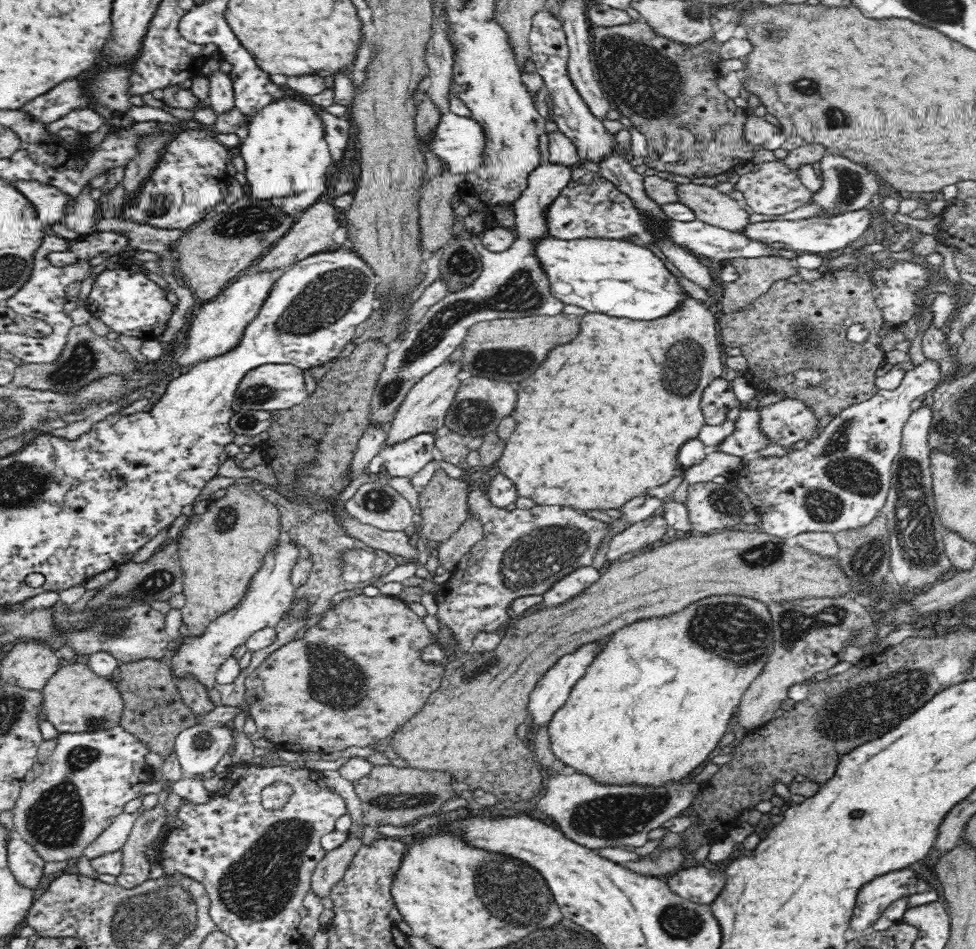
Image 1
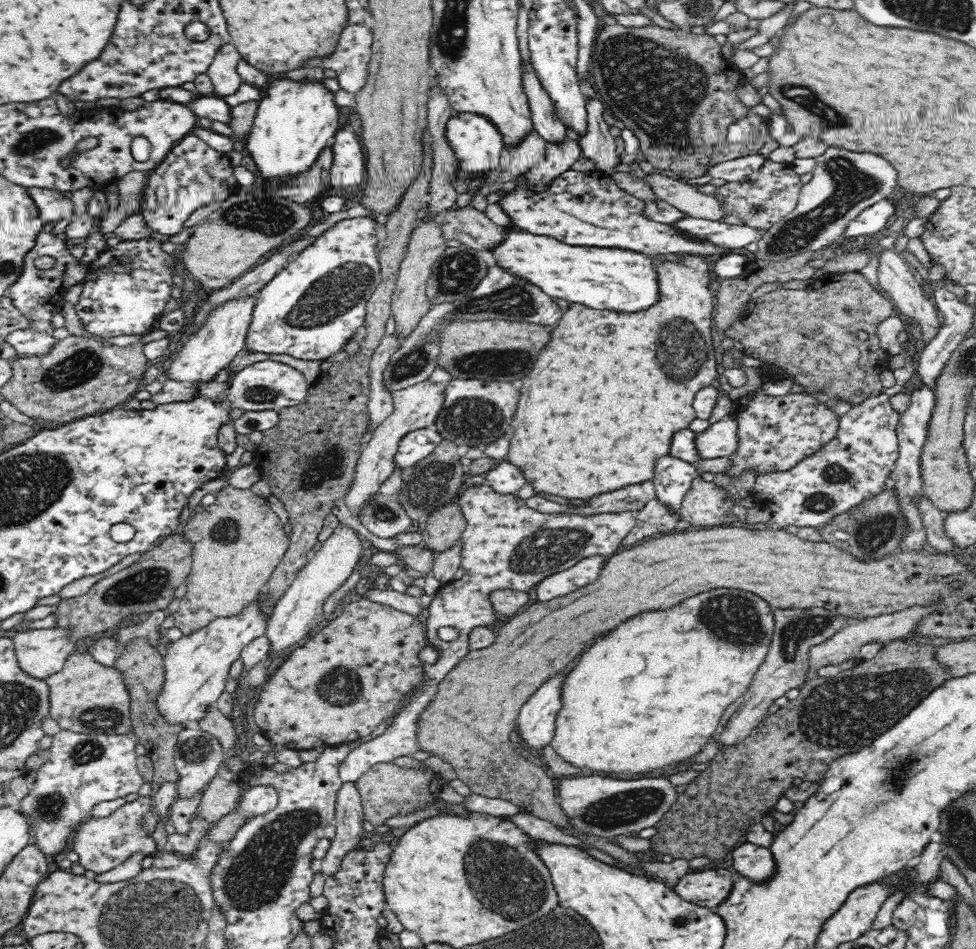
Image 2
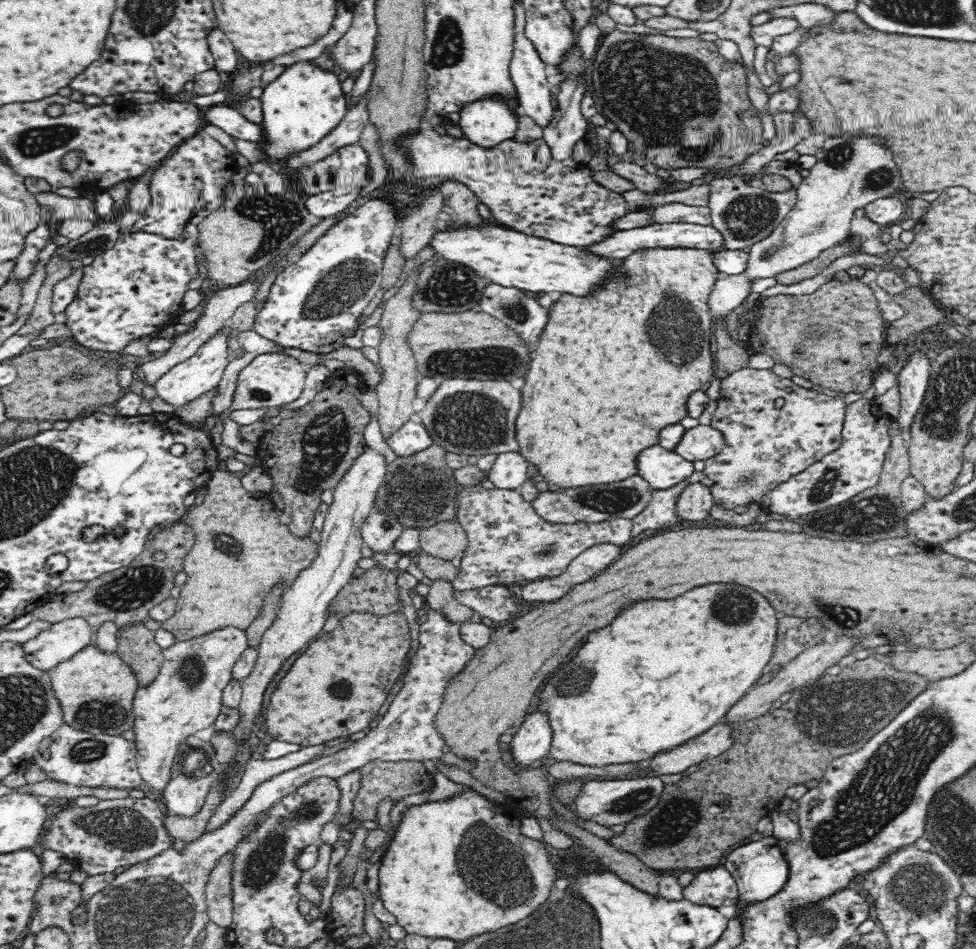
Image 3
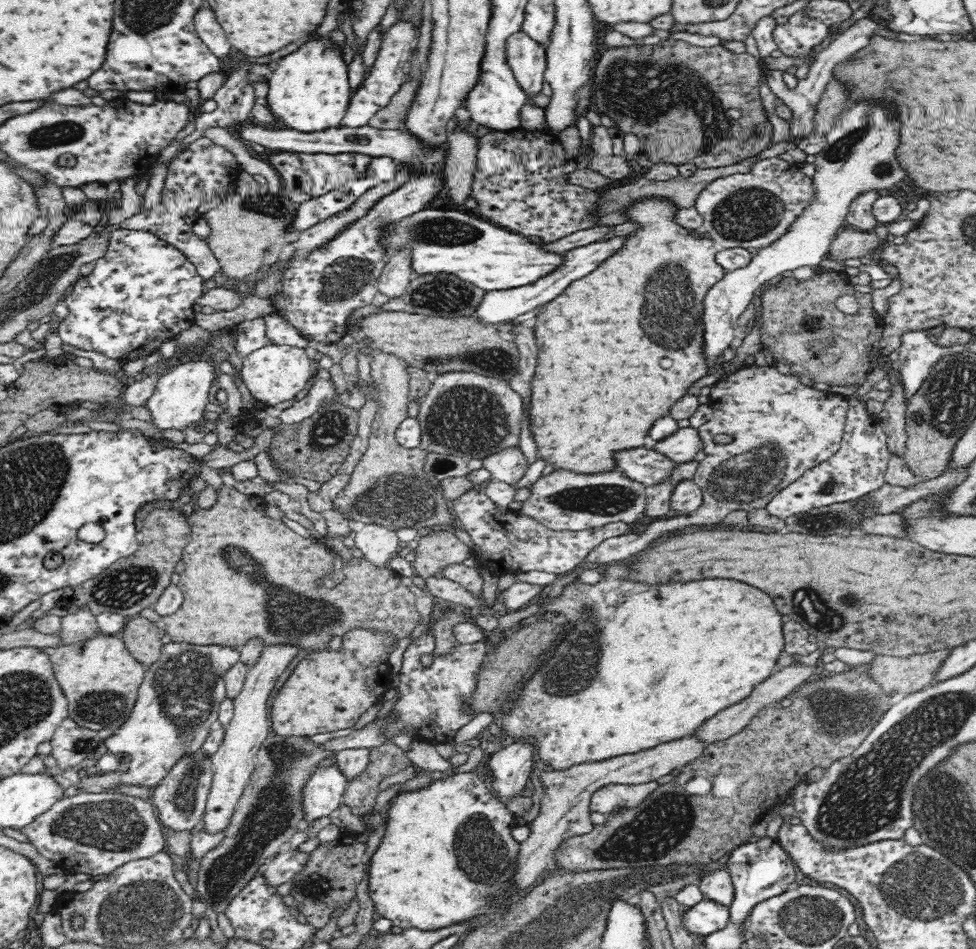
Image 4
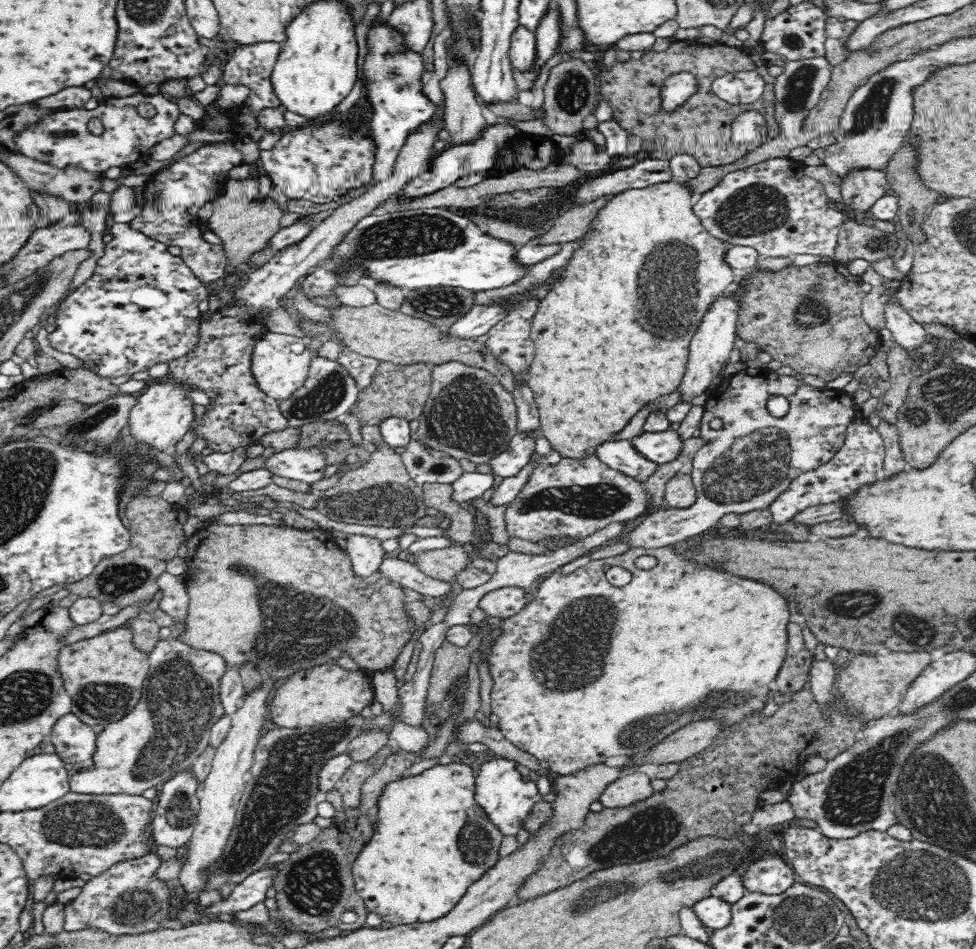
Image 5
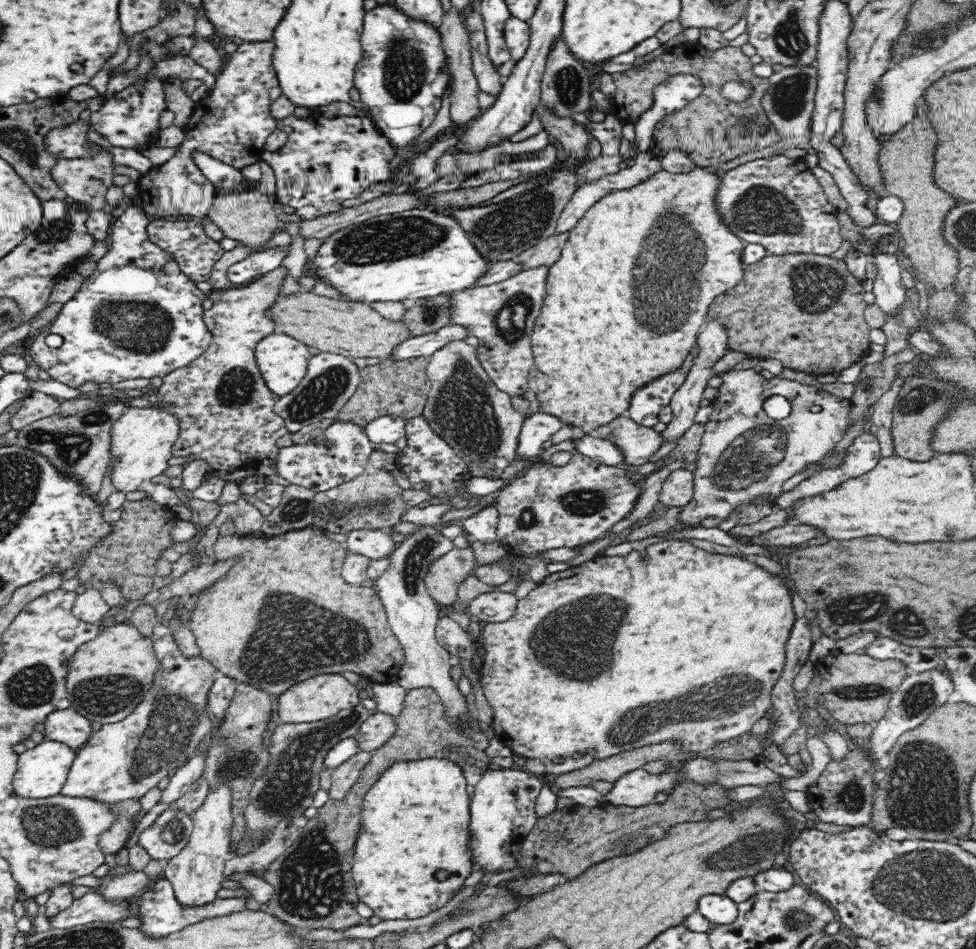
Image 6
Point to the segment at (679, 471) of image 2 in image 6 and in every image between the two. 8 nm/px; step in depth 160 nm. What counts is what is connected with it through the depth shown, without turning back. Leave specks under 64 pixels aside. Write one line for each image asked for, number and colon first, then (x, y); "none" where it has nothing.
3: (662, 468)
4: (641, 464)
5: (620, 455)
6: (603, 451)

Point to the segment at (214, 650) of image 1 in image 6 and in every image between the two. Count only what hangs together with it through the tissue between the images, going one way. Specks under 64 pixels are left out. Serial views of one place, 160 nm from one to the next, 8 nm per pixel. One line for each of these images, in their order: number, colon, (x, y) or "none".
2: (196, 667)
3: (185, 697)
4: (178, 704)
5: (168, 730)
6: (122, 760)

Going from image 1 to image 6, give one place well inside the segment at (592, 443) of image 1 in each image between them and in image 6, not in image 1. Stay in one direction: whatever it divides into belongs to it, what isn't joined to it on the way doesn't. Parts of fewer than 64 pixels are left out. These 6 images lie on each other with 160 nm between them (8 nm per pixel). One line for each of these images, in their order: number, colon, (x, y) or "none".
2: (600, 407)
3: (611, 371)
4: (619, 346)
5: (612, 334)
6: (624, 303)

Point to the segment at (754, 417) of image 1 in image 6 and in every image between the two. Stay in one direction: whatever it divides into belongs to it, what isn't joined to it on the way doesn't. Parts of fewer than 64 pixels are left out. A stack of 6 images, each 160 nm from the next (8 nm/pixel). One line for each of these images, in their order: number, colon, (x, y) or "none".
2: (720, 440)
3: (702, 442)
4: (681, 447)
5: (659, 447)
6: (638, 443)

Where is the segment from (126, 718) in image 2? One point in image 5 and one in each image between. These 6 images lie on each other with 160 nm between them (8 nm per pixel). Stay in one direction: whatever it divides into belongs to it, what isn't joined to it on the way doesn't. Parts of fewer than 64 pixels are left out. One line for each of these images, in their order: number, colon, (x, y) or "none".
3: (95, 688)
4: (101, 679)
5: (103, 675)

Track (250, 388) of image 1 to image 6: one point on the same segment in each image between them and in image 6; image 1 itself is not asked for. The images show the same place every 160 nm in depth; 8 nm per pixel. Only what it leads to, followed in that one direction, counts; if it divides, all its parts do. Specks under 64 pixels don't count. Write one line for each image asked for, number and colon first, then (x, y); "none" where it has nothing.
2: (268, 385)
3: (275, 379)
4: (275, 373)
5: (280, 363)
6: (282, 360)

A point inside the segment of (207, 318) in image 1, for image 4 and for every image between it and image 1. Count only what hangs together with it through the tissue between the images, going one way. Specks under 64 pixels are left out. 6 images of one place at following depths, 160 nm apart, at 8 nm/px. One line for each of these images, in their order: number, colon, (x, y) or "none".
2: (213, 345)
3: (189, 380)
4: (180, 397)

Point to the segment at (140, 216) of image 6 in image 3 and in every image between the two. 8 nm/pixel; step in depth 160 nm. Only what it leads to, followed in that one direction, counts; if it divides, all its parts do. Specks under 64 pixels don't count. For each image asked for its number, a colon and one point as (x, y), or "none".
3: (135, 289)
4: (141, 292)
5: (140, 308)

